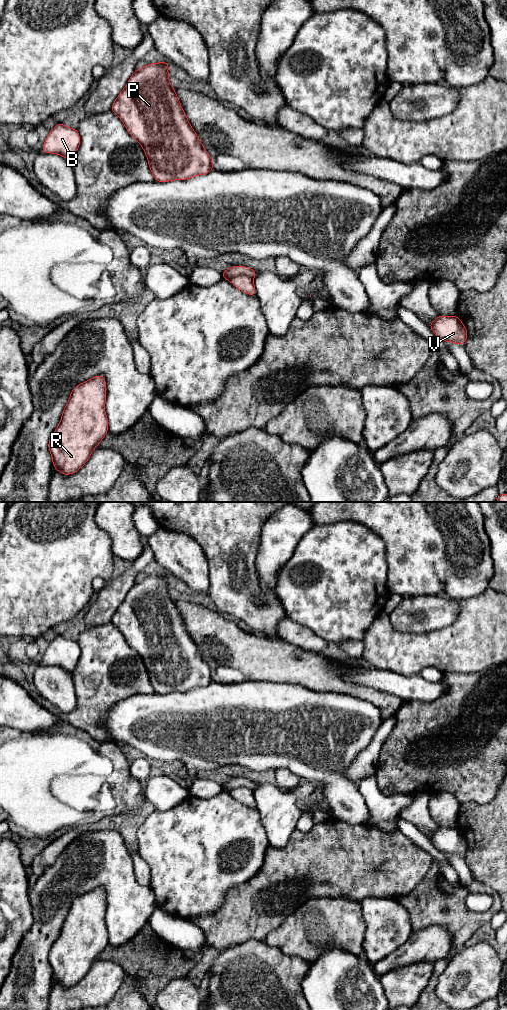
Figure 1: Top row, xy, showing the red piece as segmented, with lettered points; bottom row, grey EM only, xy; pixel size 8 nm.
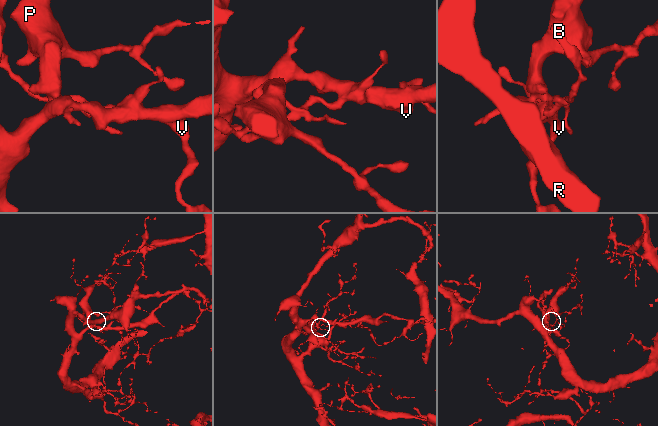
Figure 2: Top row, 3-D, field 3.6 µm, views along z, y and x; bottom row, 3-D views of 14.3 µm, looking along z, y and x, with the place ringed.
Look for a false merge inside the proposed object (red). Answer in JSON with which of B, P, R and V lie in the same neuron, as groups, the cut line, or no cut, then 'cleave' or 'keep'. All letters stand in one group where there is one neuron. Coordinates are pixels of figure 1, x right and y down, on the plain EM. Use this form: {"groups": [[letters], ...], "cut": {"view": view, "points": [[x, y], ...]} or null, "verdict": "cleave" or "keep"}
{"groups": [["B", "V"], ["P", "R"]], "cut": {"view": "xy", "points": [[223, 789], [246, 786], [251, 791]]}, "verdict": "cleave"}

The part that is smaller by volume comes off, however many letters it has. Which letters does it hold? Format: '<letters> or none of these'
B, V

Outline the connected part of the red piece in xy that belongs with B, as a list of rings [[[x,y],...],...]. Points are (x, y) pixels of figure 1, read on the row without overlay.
[[[58,634],[49,644],[41,664],[58,666],[73,673],[79,657],[80,647],[78,641],[66,639]]]

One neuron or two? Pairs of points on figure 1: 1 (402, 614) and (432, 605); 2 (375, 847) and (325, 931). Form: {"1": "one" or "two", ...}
{"1": "one", "2": "two"}

